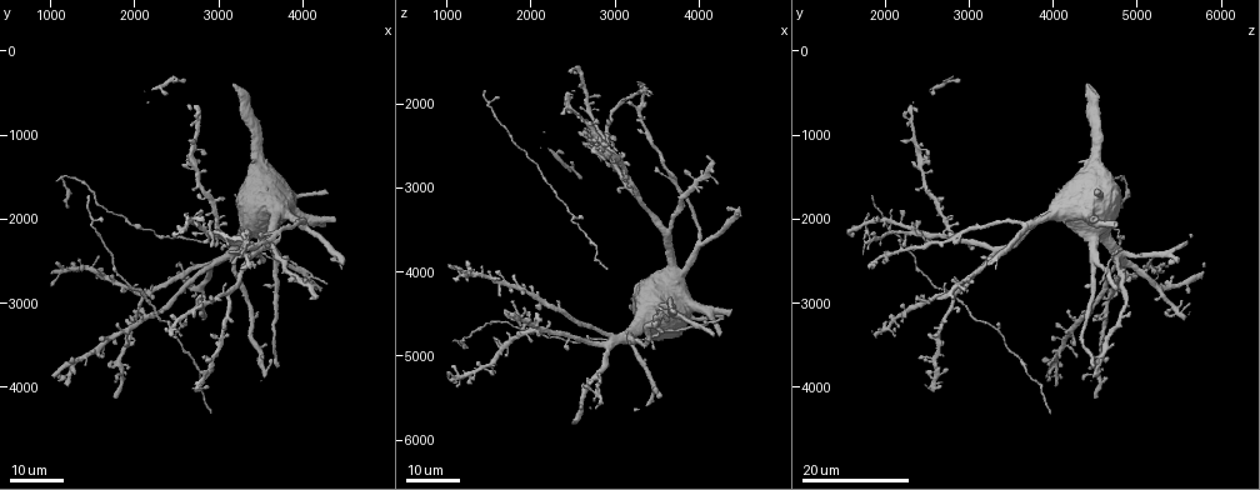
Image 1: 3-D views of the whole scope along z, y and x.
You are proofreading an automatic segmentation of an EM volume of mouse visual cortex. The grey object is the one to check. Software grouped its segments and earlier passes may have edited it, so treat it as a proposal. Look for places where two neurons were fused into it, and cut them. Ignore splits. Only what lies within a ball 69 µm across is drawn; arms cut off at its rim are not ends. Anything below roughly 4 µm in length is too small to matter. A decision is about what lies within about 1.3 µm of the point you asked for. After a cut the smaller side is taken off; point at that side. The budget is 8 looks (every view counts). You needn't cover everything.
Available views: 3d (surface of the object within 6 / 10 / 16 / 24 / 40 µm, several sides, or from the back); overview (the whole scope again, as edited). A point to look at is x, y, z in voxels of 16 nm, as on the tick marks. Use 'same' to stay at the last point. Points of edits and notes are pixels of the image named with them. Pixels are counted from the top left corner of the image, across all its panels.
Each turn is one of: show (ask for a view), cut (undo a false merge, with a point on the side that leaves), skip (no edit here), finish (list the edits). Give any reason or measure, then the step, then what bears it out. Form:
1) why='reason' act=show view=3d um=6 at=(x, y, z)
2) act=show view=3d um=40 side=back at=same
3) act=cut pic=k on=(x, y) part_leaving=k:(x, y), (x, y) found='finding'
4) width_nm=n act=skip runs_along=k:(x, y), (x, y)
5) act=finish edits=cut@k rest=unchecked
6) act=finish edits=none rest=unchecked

act=show view=3d um=24 at=(3650, 2300, 3500)

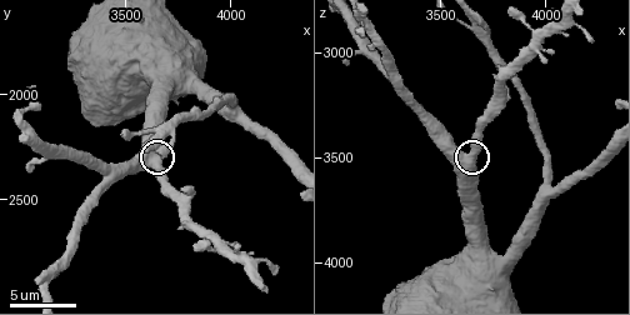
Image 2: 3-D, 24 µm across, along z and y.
why='closer look' act=show view=3d um=10 at=(3630, 2330, 3500)

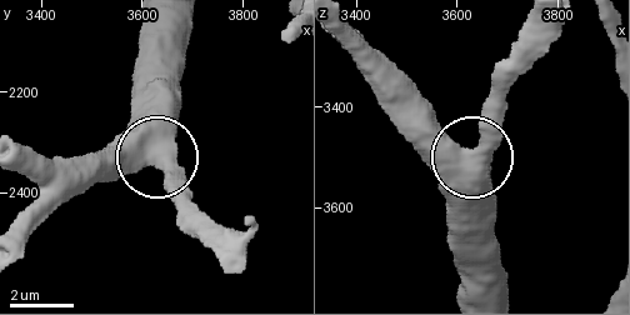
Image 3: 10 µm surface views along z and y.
width_nm=580 act=skip runs_along=3:(505, 288), (475, 150), (484, 118), (510, 88) found='all the same neuron'

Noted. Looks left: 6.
why='two arms in line, one across' act=show view=3d um=24 at=(3950, 2600, 4650)

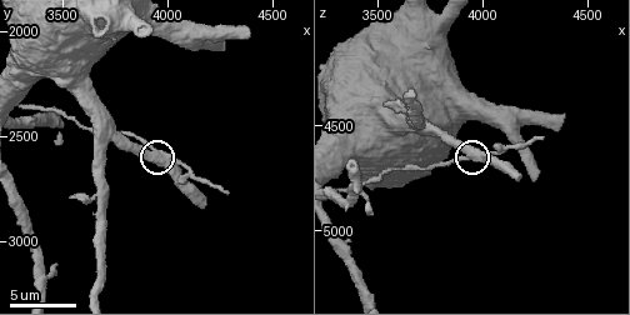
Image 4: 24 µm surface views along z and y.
act=show view=3d um=10 at=(3960, 2590, 4640)

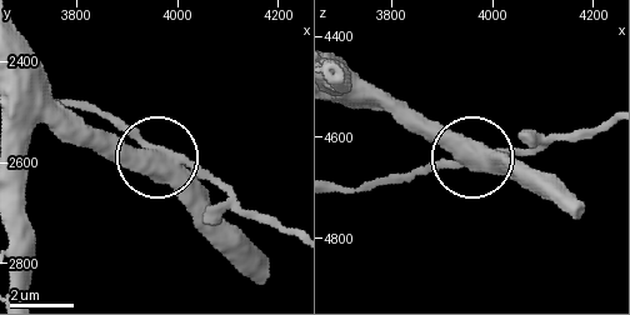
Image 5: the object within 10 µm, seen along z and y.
act=show view=3d um=10 side=back at=same

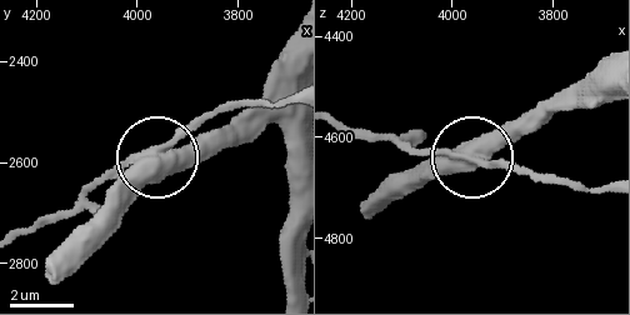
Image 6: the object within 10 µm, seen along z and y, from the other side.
arms=3 act=skip found='continuous, no second neuron'

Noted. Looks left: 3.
why='arms part here' act=show view=3d um=10 at=(4020, 2070, 3640)

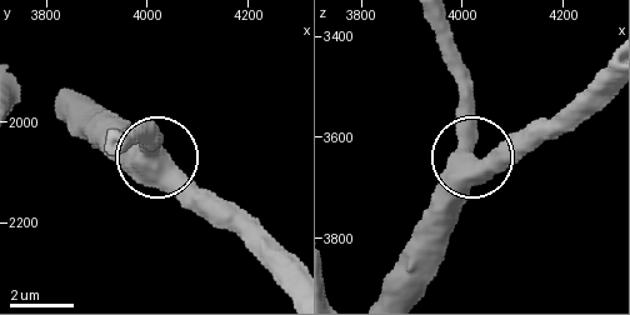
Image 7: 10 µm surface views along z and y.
act=show view=3d um=10 side=back at=(4005, 2070, 3630)

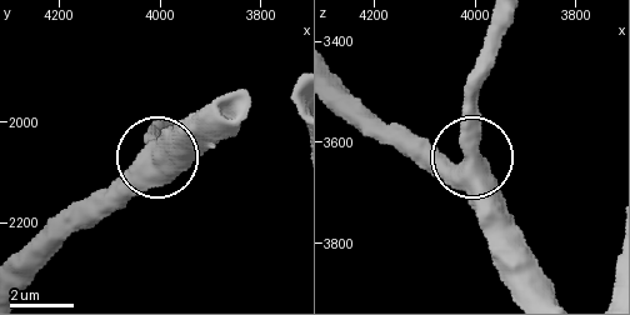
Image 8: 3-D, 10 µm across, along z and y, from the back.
side_arm_um=13 act=skip runs_along=8:(221, 98), (106, 214) found='one neuron here'

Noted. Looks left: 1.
act=finish edits=none rest=unchecked

